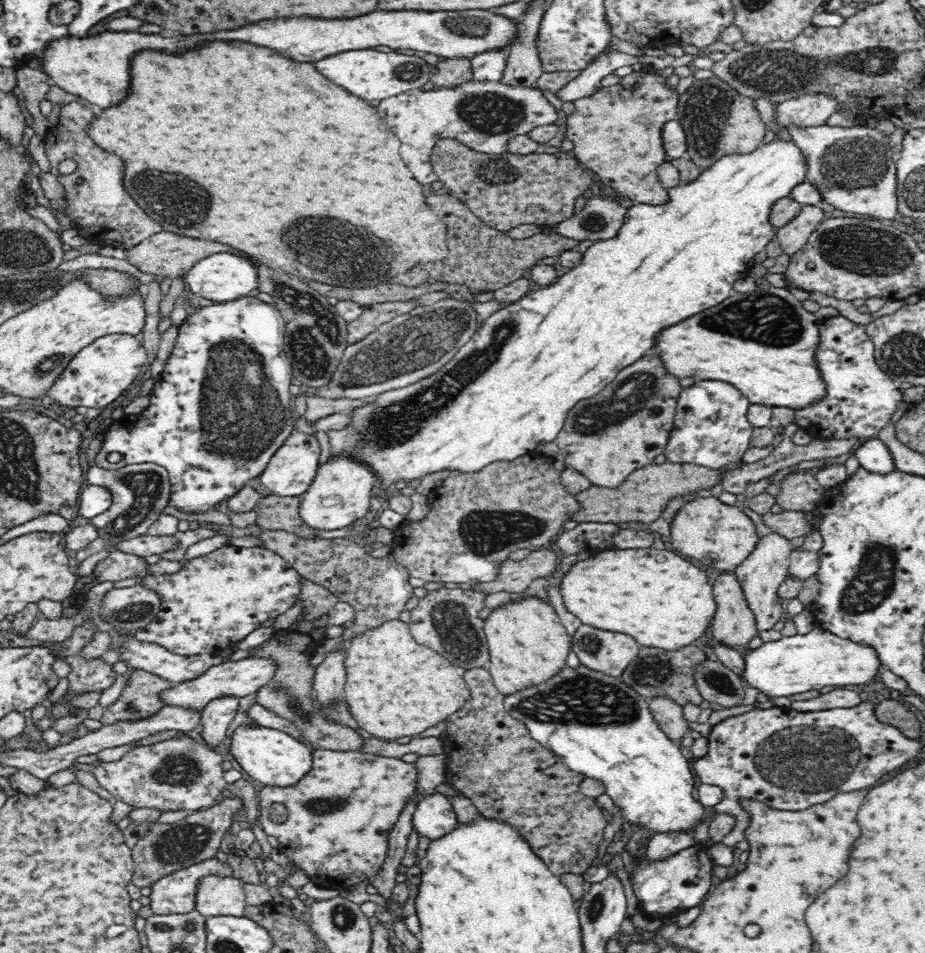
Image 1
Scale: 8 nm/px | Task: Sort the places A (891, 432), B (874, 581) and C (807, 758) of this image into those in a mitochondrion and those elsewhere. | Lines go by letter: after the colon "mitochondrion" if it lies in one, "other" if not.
A: other
B: mitochondrion
C: mitochondrion

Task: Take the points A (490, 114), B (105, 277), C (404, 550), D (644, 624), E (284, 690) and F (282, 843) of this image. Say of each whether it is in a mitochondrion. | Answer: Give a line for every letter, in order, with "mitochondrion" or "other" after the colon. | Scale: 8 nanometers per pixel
A: mitochondrion
B: other
C: other
D: other
E: mitochondrion
F: other

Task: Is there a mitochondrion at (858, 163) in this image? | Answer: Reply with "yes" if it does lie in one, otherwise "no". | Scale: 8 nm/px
yes

